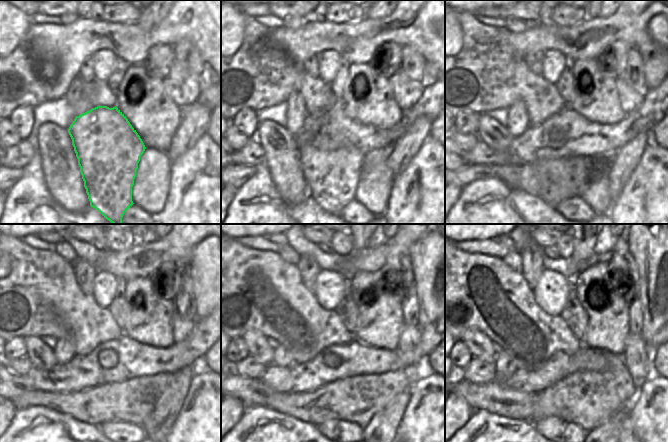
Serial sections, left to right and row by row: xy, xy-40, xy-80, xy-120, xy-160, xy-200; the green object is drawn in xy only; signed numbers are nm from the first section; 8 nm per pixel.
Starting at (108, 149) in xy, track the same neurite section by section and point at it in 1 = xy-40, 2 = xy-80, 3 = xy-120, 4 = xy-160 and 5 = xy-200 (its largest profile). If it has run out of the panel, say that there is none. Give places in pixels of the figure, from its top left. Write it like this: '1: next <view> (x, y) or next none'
1: next xy-40 (331, 169)
2: next xy-80 (555, 193)
3: next xy-120 (103, 417)
4: next xy-160 (327, 415)
5: next xy-200 (551, 414)

